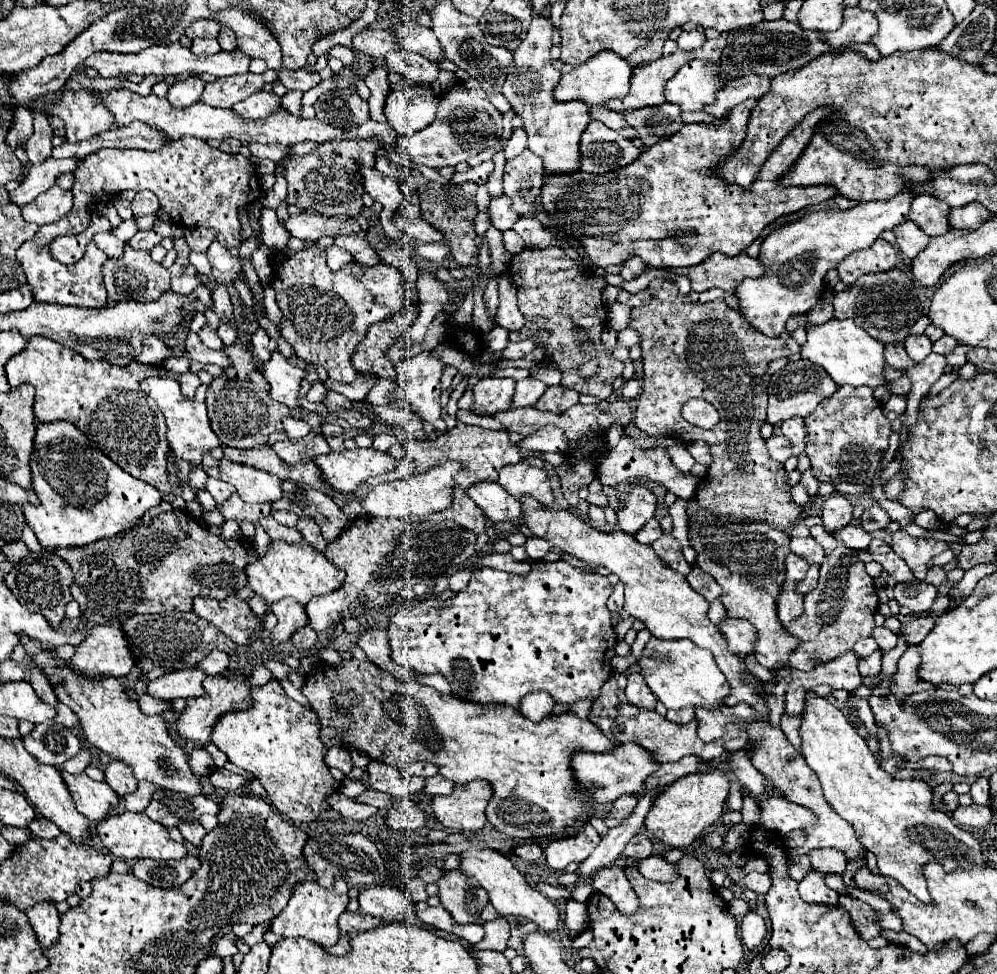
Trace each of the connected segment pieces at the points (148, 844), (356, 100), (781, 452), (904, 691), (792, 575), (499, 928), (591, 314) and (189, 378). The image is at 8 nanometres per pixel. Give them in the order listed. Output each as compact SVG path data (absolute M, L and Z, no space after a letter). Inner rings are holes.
M123 812L119 816L109 816L101 820L97 826L97 836L101 844L117 858L123 860L141 860L141 858L155 858L155 860L179 860L187 854L183 844L177 844L169 838L167 828L159 822L153 822L145 812Z
M357 88L331 90L313 104L317 118L337 128L355 128L369 120L369 104L357 94Z
M781 434L771 436L771 438L767 440L767 448L769 448L771 458L777 460L777 462L781 462L781 464L791 456L791 444L789 444L789 440L787 440L785 436L781 436Z
M907 648L903 652L903 656L899 658L897 662L897 672L893 674L891 678L891 694L899 700L899 704L905 702L907 696L915 694L915 692L923 692L923 690L929 690L933 688L933 684L927 684L923 680L919 680L917 676L917 670L919 670L919 664L921 664L921 656L917 652L917 648Z
M793 552L787 554L787 560L785 560L785 572L787 572L787 578L789 578L789 580L793 580L793 582L803 580L803 576L807 574L807 570L809 570L809 564L807 564L803 558L795 556Z
M497 918L493 922L485 922L483 928L485 928L485 938L475 948L505 952L509 940L509 922L505 918Z
M525 248L523 252L515 254L509 262L509 276L513 284L517 286L517 298L519 298L519 310L525 316L525 326L517 332L509 334L511 342L521 342L527 338L537 338L539 330L547 330L551 334L545 350L545 360L553 362L561 370L561 386L563 388L575 388L581 394L595 396L597 400L607 400L613 392L611 384L621 376L625 364L617 360L603 344L601 344L601 332L607 326L607 308L601 300L601 288L605 286L605 278L593 274L591 270L579 268L567 254L557 248ZM575 326L585 328L597 350L599 358L599 374L591 380L581 380L577 376L577 366L583 362L583 352L577 348L573 340Z
M193 372L181 374L181 376L177 376L177 380L179 380L179 384L181 384L181 392L183 392L187 398L193 398L193 396L195 396L197 386L201 384L199 376L197 376L197 374L193 374Z

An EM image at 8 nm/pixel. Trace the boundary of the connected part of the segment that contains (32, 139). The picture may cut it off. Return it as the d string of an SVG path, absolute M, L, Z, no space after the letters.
M33 112L33 134L21 144L31 164L47 160L51 156L53 150L51 138L53 138L53 130L49 126L47 116L43 112Z

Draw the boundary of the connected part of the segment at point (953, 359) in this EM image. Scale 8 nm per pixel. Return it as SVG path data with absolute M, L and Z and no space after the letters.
M957 346L953 352L949 352L945 358L947 358L947 364L949 366L963 366L965 362L967 362L967 358L965 358L965 354L967 354L967 346Z

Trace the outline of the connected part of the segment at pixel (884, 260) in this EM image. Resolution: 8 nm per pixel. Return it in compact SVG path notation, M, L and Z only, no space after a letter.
M883 238L875 240L873 246L853 252L851 256L847 256L839 266L839 276L841 280L851 286L859 276L869 274L869 272L883 272L887 268L895 268L897 264L897 252L895 248L885 242Z

